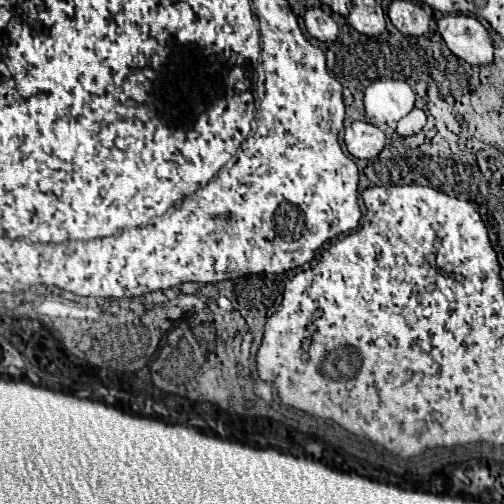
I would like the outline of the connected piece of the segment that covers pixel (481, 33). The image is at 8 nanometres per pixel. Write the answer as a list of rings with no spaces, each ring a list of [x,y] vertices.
[[[445,14],[437,20],[437,30],[457,58],[479,66],[493,60],[493,42],[477,18],[465,14]]]

